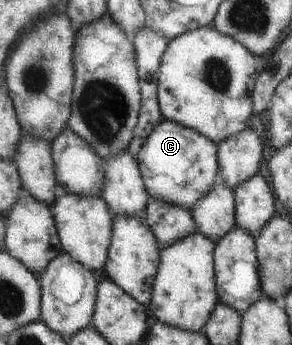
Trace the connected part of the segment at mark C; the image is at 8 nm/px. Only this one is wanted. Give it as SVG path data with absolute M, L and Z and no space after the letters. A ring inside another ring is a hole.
M162 121L141 146L136 160L151 199L191 211L219 180L218 147L203 134L175 122Z

